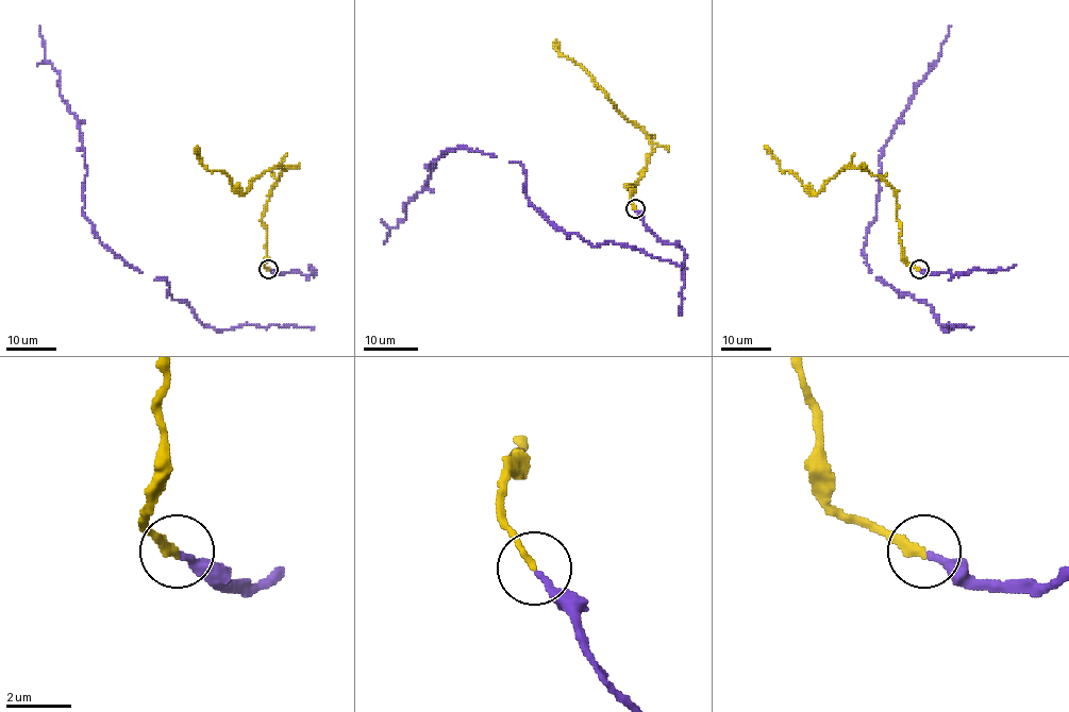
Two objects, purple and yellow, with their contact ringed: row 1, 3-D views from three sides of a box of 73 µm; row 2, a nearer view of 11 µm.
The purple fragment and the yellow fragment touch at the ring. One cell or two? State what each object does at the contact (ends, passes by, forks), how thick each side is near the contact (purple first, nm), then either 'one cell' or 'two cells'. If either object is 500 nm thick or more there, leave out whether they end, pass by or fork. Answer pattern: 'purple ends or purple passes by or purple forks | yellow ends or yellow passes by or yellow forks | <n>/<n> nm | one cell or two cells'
purple ends | yellow ends | 220/240 nm | one cell

